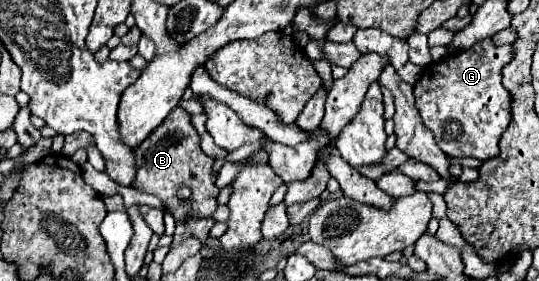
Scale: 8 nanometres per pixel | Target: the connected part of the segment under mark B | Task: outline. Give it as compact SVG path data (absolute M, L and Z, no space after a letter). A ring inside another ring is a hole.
M177 106L177 110L173 110L169 118L165 118L165 122L161 122L161 126L157 126L157 130L153 130L153 134L149 134L149 138L135 150L137 174L131 188L157 196L163 202L163 210L175 216L177 226L171 246L179 246L185 238L197 238L205 242L215 224L211 216L219 208L219 188L215 186L217 172L213 172L215 160L209 158L199 144L201 136L191 124L191 114ZM183 186L191 190L189 198L177 196ZM191 212L195 212L195 216L189 216Z

